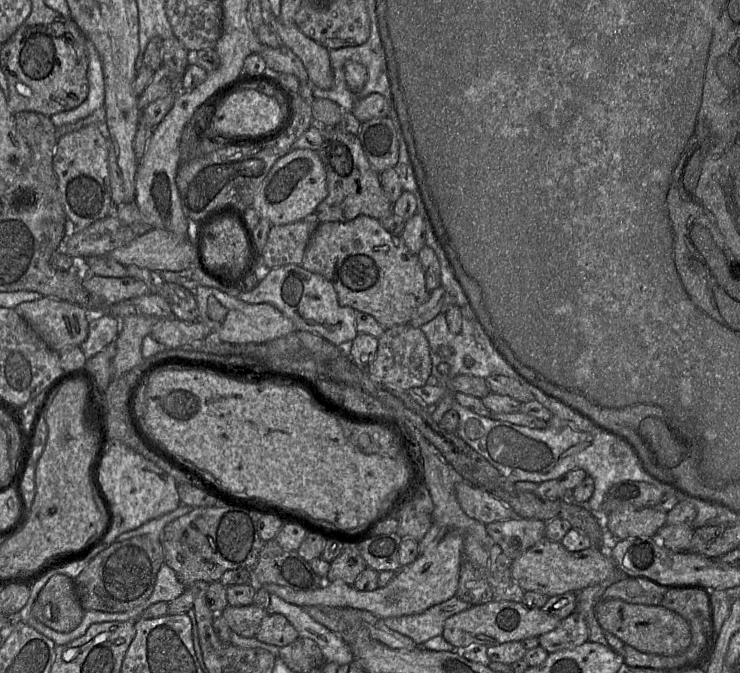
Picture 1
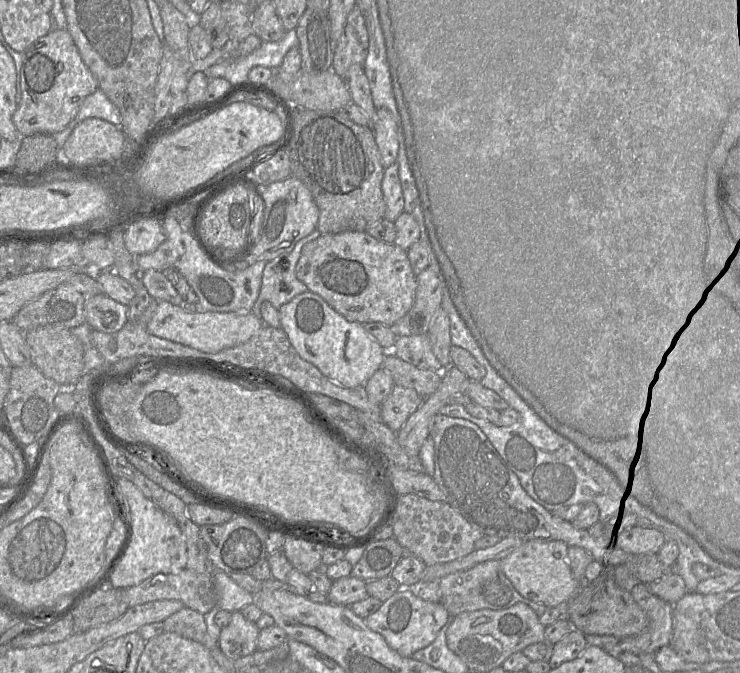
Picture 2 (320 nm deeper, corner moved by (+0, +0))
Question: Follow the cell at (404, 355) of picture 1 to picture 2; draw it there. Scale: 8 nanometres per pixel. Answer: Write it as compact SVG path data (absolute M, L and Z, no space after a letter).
M395 385L389 396L380 405L381 420L397 433L421 406L424 399L414 389Z

